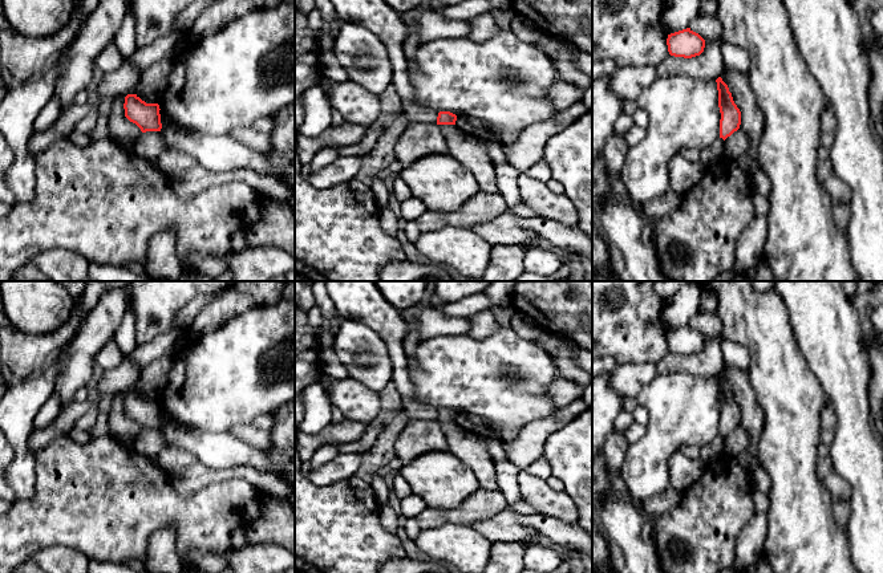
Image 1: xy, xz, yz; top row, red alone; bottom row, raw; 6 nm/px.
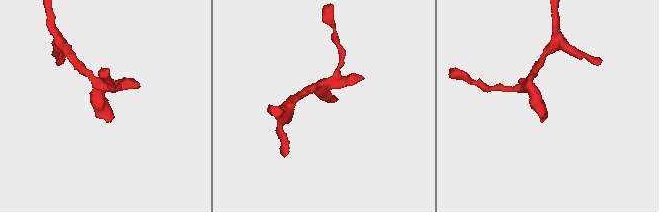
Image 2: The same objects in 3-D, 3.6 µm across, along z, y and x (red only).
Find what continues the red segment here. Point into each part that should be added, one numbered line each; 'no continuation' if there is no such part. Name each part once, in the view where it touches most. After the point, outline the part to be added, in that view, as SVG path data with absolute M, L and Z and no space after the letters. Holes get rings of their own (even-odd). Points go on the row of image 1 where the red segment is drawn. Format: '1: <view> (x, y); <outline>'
no continuation

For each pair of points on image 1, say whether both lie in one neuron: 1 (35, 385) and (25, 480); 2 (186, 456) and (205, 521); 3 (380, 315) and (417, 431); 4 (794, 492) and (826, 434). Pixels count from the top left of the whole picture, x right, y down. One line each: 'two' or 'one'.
1: one
2: two
3: two
4: two

